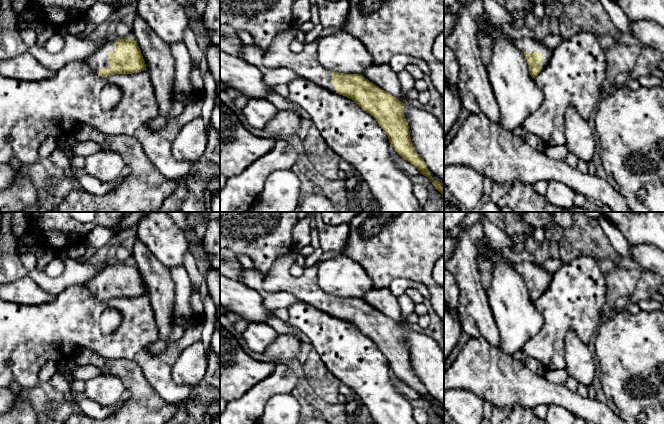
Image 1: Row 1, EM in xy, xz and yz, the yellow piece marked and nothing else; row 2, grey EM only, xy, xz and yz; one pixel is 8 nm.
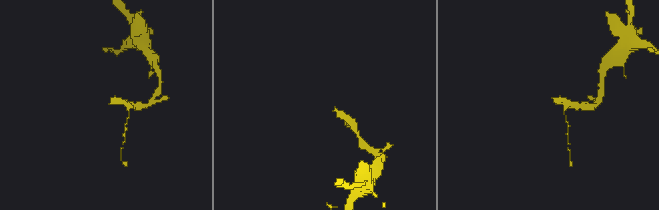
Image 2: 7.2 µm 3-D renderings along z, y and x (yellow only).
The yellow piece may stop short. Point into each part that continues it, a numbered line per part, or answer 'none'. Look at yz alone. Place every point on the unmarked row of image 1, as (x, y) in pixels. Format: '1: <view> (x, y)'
1: yz (524, 268)

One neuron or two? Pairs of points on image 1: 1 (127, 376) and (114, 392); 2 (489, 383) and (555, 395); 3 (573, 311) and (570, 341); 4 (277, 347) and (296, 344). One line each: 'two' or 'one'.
1: two
2: one
3: two
4: one

